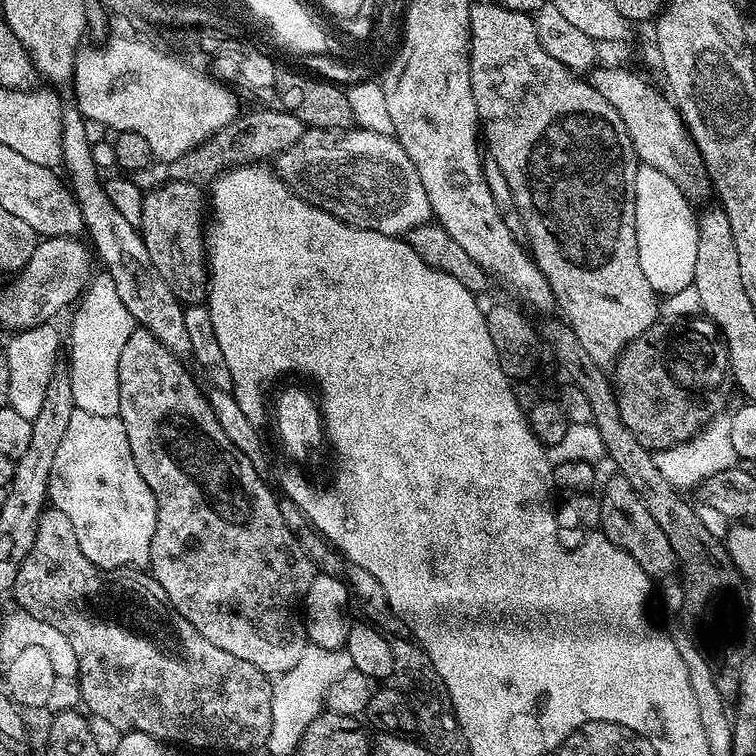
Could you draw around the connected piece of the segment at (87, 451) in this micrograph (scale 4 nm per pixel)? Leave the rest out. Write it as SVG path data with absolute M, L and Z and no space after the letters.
M75 407L70 414L70 422L66 426L66 434L62 442L58 442L58 450L54 450L54 466L50 466L50 478L48 479L48 499L51 507L62 510L66 518L70 518L70 526L74 526L74 534L78 534L78 546L82 546L82 554L90 558L90 562L96 567L102 568L135 568L143 569L150 558L150 542L154 538L154 526L156 525L156 499L146 486L146 478L138 474L138 466L134 466L134 454L130 454L130 438L126 438L126 426L119 416L103 416L102 414L90 414L86 410Z

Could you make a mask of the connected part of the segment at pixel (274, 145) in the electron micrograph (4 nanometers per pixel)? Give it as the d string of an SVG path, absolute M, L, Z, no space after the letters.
M277 106L264 108L261 112L246 114L244 112L233 118L228 125L218 130L197 148L182 154L180 158L175 158L174 161L156 160L142 170L134 170L130 174L130 179L142 193L175 180L197 186L208 186L221 172L227 172L229 168L253 162L268 162L280 156L281 153L290 150L290 146L294 146L294 142L298 142L298 138L302 138L305 131L306 127L294 114L284 112Z

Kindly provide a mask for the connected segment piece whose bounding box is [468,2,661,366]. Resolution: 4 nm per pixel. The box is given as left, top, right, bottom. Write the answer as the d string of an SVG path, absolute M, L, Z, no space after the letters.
M498 2L473 3L470 14L470 38L472 39L472 44L468 48L470 84L474 90L476 113L480 115L480 128L486 141L486 152L491 159L498 162L498 170L502 170L502 175L506 177L506 183L514 194L514 202L518 202L518 214L522 214L522 222L526 226L528 235L526 244L530 249L530 255L542 270L546 282L550 282L550 290L556 299L559 315L571 326L574 334L578 334L578 342L582 342L582 346L590 353L590 358L594 358L594 362L602 366L611 365L624 351L626 345L634 342L634 338L642 335L650 325L657 323L661 306L657 292L652 289L650 282L646 282L646 274L642 274L642 262L638 262L636 195L634 194L634 178L638 161L636 151L632 149L630 134L622 118L614 110L614 106L610 106L610 102L606 102L606 98L602 98L602 94L594 90L591 82L581 78L562 62L558 62L558 58L550 58L550 54L546 54L542 42L538 42L536 21L529 13L510 10Z

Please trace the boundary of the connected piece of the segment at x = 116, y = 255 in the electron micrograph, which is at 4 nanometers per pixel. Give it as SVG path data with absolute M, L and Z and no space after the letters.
M68 106L63 109L60 122L62 168L68 171L67 183L82 210L87 239L90 244L92 239L91 247L94 252L96 247L95 255L98 260L100 255L100 260L104 263L103 271L118 289L118 298L122 298L126 310L130 310L137 325L154 334L154 338L158 338L158 342L162 342L166 350L181 358L191 357L190 337L186 334L184 321L185 305L170 290L170 286L166 286L162 274L158 274L154 267L154 262L150 262L146 242L141 238L137 225L128 222L107 200L105 181L102 179L101 169L94 162L93 141L88 140L89 125L84 116L77 107Z

